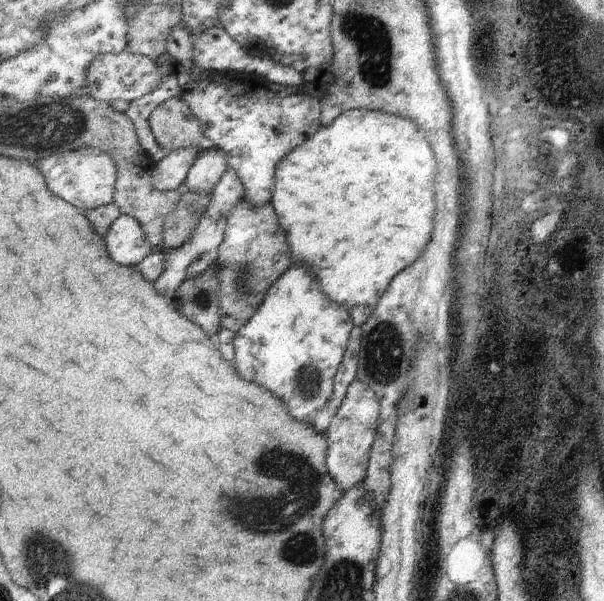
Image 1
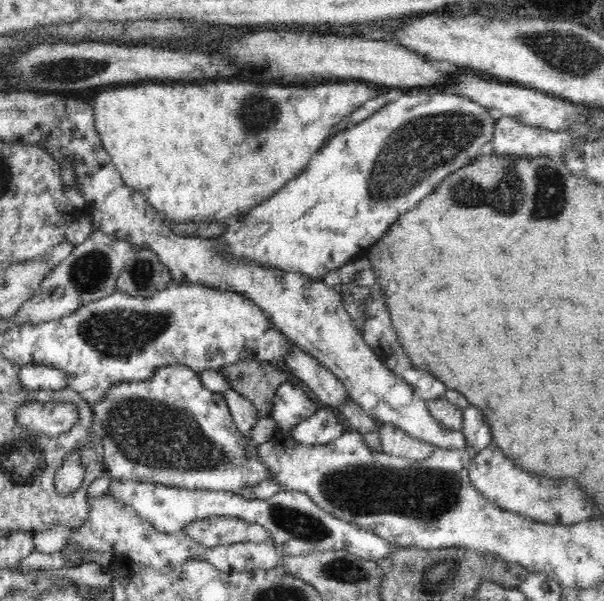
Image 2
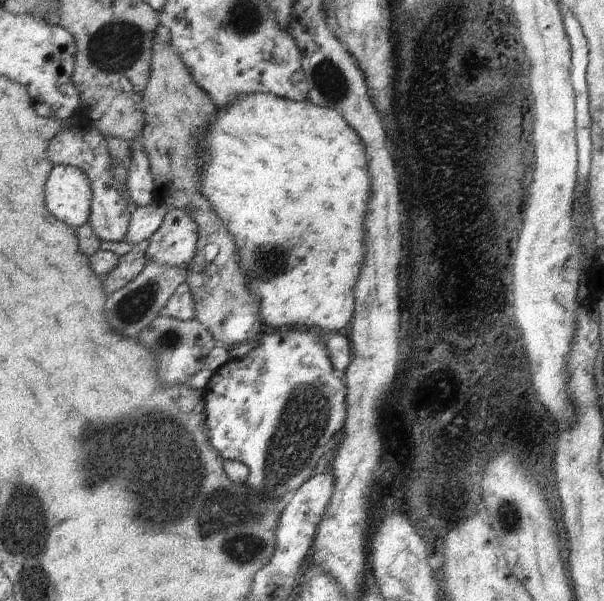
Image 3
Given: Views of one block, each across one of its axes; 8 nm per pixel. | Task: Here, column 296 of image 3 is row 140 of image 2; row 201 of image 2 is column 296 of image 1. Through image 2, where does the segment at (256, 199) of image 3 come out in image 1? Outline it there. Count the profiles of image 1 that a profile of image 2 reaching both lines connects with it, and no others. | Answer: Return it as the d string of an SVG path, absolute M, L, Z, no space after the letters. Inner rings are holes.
M351 109L340 115L331 125L323 126L311 139L295 148L282 162L278 164L275 172L274 198L271 205L278 214L278 220L286 232L287 241L293 263L306 265L311 273L318 278L322 292L334 301L342 305L350 313L351 321L356 327L363 327L374 314L375 308L390 288L395 276L398 276L405 268L414 264L426 251L434 232L434 217L437 214L437 184L438 162L431 149L430 142L425 134L413 120L396 116L382 111L368 109Z

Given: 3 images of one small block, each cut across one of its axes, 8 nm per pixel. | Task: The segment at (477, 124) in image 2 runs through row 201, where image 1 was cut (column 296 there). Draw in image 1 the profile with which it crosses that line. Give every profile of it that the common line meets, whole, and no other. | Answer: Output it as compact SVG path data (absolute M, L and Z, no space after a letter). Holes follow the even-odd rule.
M293 263L292 268L287 270L284 276L281 276L274 285L270 288L267 294L266 300L262 305L262 308L251 318L251 321L241 328L236 333L234 341L234 359L235 368L237 368L238 376L243 381L250 381L256 383L258 386L265 388L268 392L274 394L275 397L283 400L283 404L287 404L287 410L291 412L291 417L294 420L301 421L307 425L313 425L316 422L317 416L326 408L327 404L332 400L334 394L334 383L337 372L339 372L339 366L341 366L341 360L343 360L343 354L347 352L347 341L349 340L349 334L355 327L353 321L351 321L350 313L339 304L331 301L325 293L322 292L321 285L319 285L318 278L314 276L314 273L310 272L310 269L306 268L306 265L297 265Z

